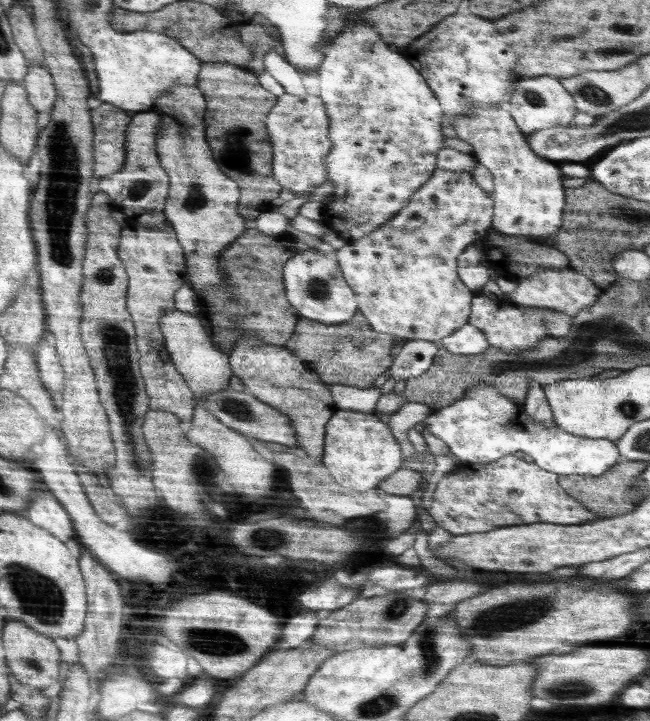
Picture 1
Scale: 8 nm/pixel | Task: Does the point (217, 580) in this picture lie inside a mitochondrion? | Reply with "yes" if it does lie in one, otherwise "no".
no

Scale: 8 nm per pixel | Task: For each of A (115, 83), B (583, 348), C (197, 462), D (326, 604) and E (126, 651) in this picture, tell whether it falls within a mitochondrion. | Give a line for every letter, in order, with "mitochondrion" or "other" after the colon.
A: other
B: mitochondrion
C: mitochondrion
D: other
E: other

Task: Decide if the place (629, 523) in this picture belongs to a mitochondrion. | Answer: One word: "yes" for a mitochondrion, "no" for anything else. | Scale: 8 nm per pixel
no

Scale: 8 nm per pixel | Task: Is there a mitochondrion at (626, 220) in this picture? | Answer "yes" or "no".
yes

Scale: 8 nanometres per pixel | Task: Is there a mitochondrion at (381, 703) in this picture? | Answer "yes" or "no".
yes

